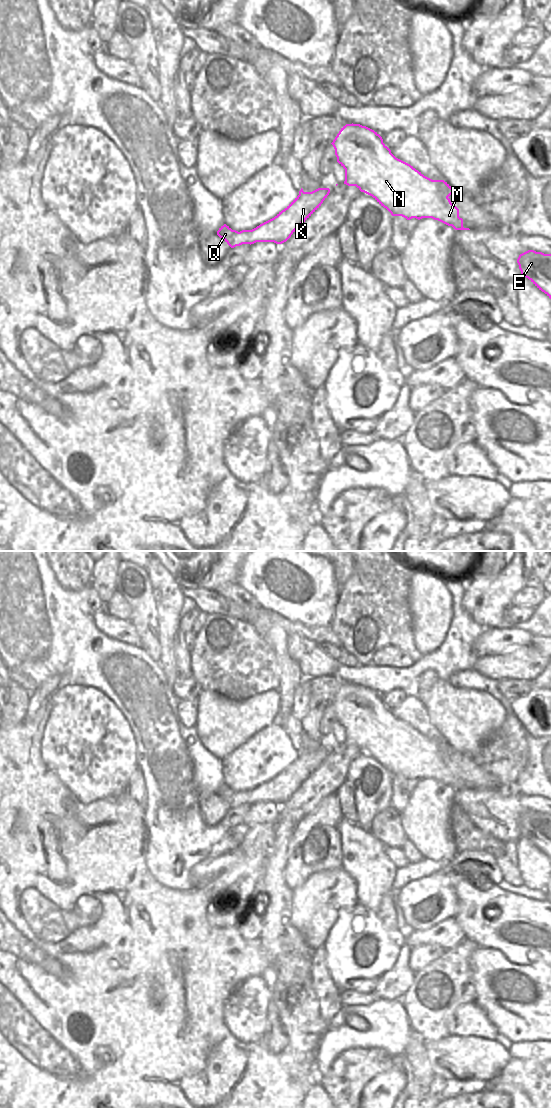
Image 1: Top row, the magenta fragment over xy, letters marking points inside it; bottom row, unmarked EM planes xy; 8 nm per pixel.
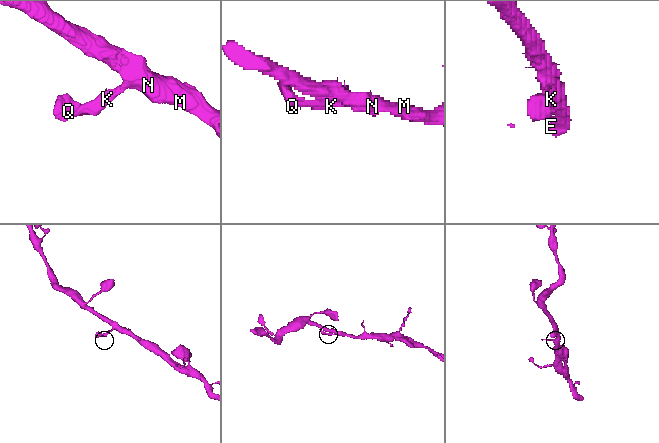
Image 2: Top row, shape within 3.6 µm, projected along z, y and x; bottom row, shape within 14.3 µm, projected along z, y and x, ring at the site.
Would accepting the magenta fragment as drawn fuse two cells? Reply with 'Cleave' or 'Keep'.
Keep.

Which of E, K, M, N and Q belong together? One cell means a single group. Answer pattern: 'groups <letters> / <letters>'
groups E K M N Q

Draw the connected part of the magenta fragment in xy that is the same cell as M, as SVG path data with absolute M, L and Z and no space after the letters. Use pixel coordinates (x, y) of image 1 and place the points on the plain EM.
M346 684L341 688L333 702L337 722L345 729L344 744L356 746L361 752L372 756L392 776L402 776L407 780L416 778L432 778L455 790L470 790L463 787L463 779L459 777L459 769L448 758L453 749L444 740L432 740L424 736L410 724L396 718L391 710L383 703L382 697L374 690L360 684Z

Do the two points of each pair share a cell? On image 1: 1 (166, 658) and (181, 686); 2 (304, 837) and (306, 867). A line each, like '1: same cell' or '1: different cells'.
1: different cells
2: same cell

